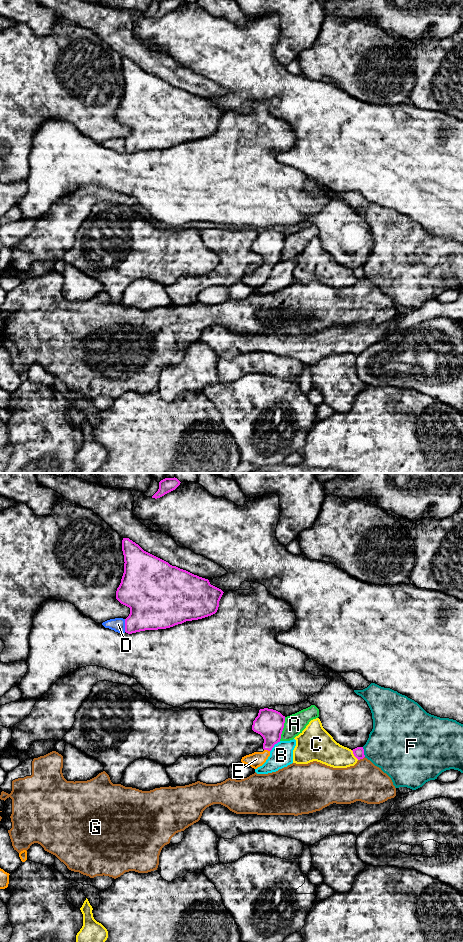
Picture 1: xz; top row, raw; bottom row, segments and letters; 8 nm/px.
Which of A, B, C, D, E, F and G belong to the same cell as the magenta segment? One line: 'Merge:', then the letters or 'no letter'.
Merge: E

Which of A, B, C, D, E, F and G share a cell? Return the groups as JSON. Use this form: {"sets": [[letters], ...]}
{"sets": [["A"], ["B"], ["C"], ["D"], ["E"], ["F"], ["G"]]}

